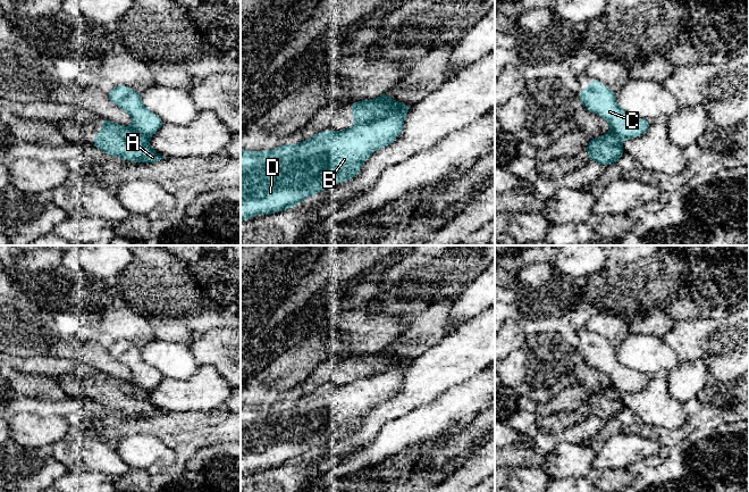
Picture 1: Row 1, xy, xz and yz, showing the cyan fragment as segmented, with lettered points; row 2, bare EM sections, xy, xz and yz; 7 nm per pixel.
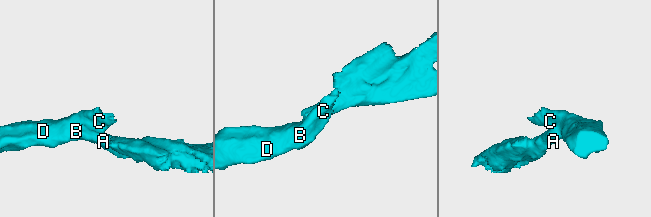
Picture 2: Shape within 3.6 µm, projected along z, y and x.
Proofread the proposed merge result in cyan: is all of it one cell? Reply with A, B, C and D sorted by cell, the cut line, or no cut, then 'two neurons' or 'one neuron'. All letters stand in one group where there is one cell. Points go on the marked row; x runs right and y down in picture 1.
groups A / B C D; cut xz (409, 105), (381, 118), (355, 125); two neurons

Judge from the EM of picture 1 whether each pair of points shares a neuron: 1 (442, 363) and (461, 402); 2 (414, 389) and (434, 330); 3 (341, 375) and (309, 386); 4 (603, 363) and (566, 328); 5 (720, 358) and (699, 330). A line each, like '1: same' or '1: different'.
1: different
2: different
3: same
4: same
5: same

